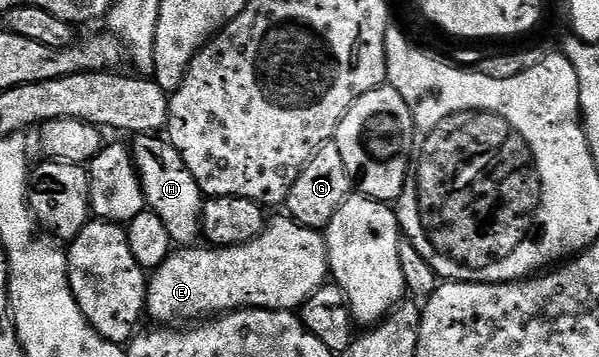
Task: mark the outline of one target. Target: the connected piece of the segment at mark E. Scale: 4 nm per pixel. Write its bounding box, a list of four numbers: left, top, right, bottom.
[146,214,329,326]

